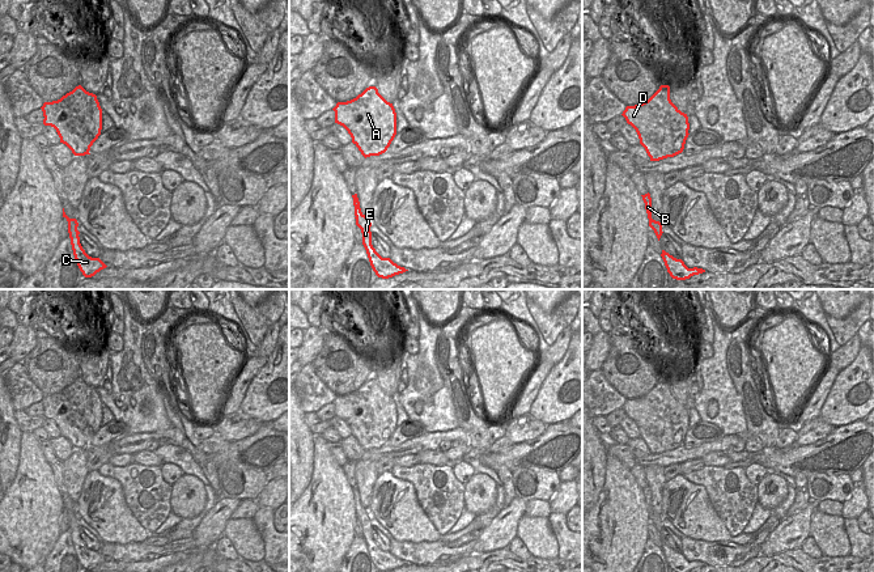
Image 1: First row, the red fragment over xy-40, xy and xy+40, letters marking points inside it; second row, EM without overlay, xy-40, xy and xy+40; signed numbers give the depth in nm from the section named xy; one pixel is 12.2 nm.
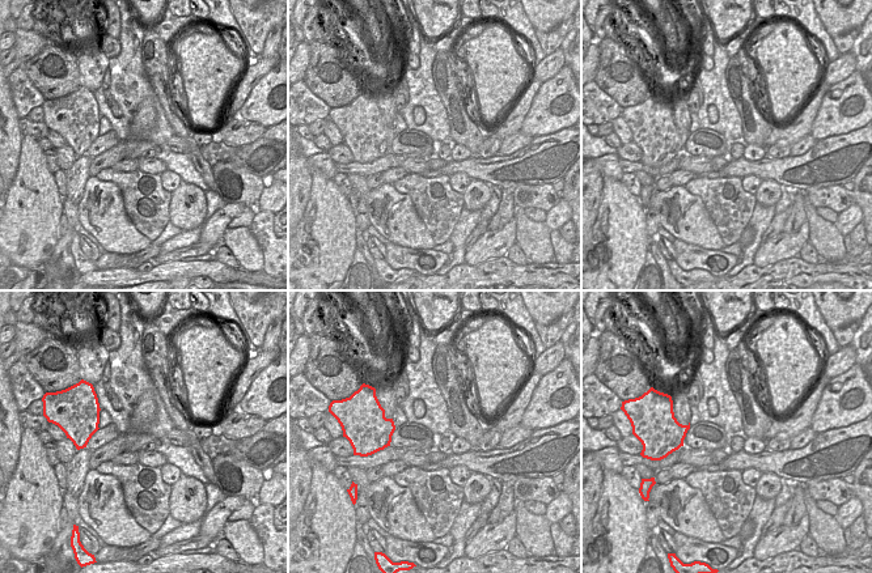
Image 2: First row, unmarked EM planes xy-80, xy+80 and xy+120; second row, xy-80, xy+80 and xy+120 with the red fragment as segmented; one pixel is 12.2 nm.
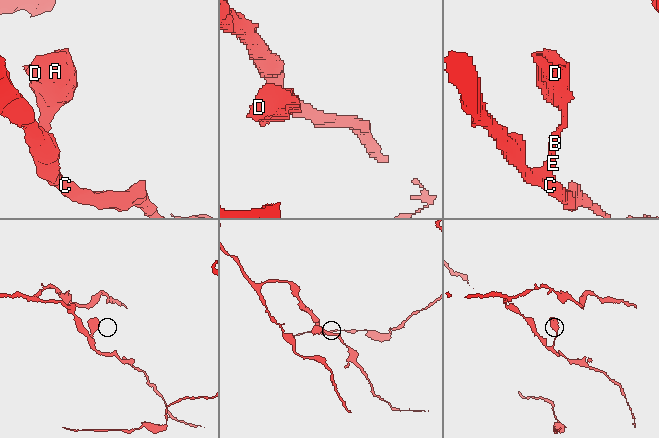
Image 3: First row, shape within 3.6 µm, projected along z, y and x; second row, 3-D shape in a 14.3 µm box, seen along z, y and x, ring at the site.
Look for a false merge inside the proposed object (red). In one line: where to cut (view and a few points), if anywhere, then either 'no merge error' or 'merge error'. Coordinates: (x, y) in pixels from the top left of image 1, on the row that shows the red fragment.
no cut; no merge error

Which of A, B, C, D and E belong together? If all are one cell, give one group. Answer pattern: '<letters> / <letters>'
A B C D E

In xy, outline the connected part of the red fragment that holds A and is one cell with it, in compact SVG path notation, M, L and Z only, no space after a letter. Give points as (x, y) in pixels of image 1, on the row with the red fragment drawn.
M376 86L351 101L338 102L332 110L335 123L348 131L365 158L385 153L396 135L395 109Z

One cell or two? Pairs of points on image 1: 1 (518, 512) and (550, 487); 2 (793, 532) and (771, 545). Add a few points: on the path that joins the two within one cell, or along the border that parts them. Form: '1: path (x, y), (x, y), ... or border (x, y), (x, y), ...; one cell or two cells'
1: border (517, 496), (526, 501); two cells
2: path (788, 534), (776, 542); one cell

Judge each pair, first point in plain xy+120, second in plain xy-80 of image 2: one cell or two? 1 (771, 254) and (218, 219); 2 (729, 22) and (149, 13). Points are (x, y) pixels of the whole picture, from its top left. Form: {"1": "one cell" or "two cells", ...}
{"1": "one cell", "2": "one cell"}

